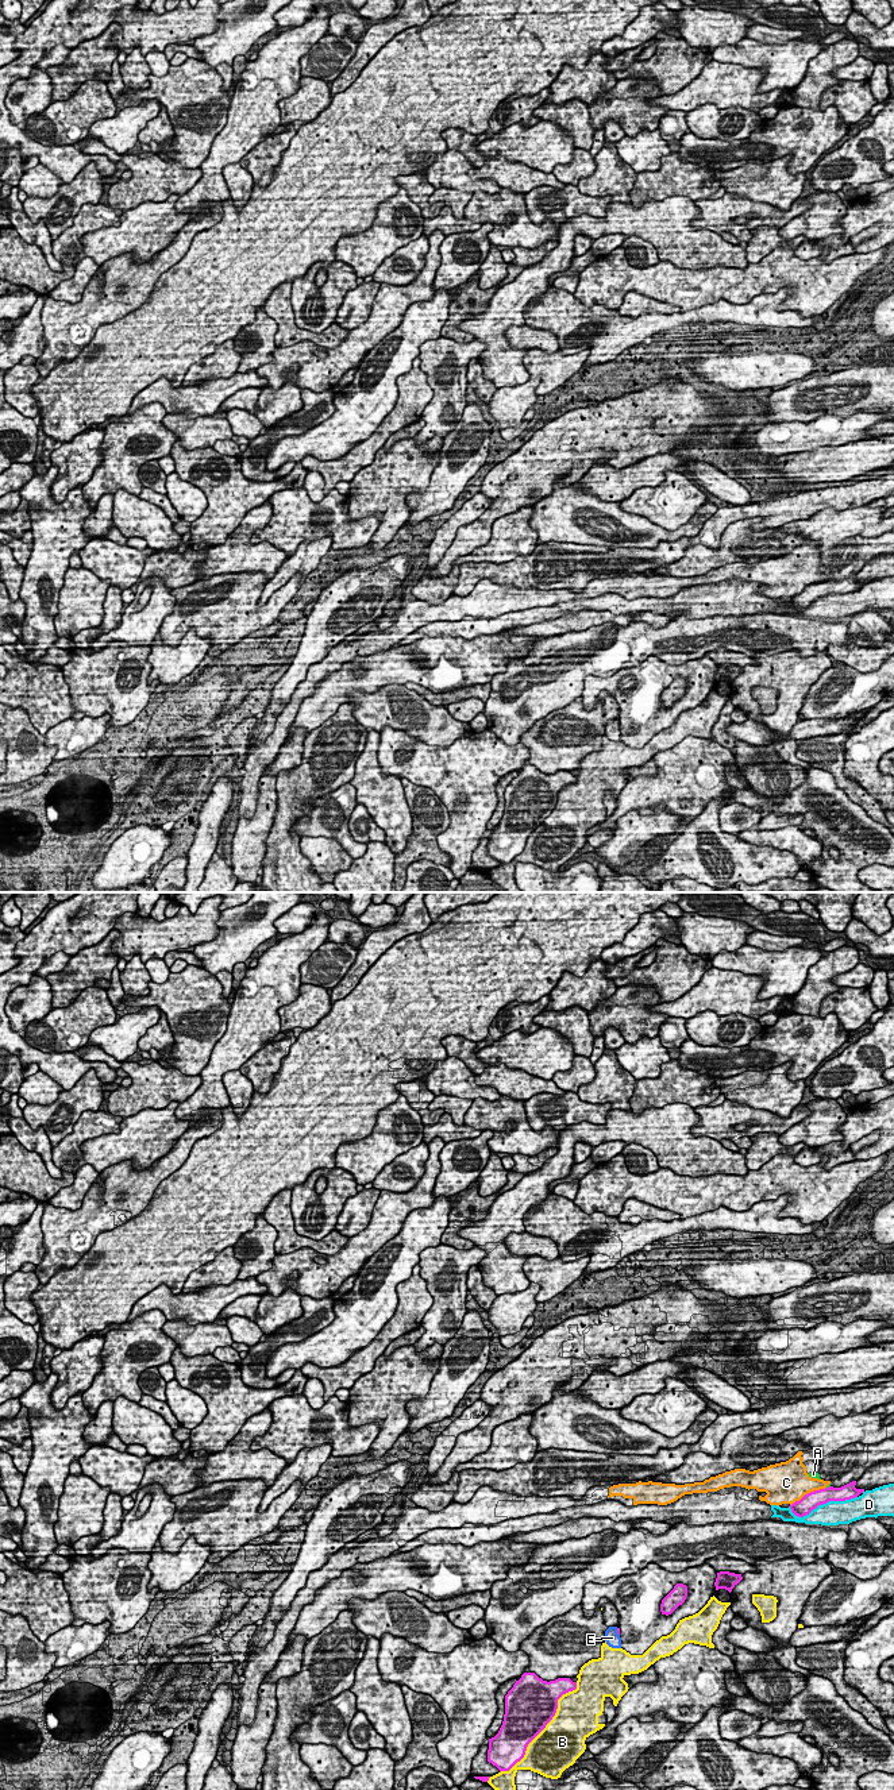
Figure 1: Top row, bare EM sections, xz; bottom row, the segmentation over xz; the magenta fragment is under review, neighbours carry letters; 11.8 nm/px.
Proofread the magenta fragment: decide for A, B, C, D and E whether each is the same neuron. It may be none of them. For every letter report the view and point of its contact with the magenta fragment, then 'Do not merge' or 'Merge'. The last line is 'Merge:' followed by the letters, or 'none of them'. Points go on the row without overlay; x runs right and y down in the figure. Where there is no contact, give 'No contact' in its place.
A: Touches magenta at xz (829, 579). Do not merge
B: Touches magenta at xz (544, 820). Do not merge
C: Touches magenta at xz (808, 586). Do not merge
D: Touches magenta at xz (823, 595). Do not merge
E: Touches magenta at xz (617, 725). Merge
Merge: E

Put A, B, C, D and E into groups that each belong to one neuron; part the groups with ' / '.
A C / B / D / E

